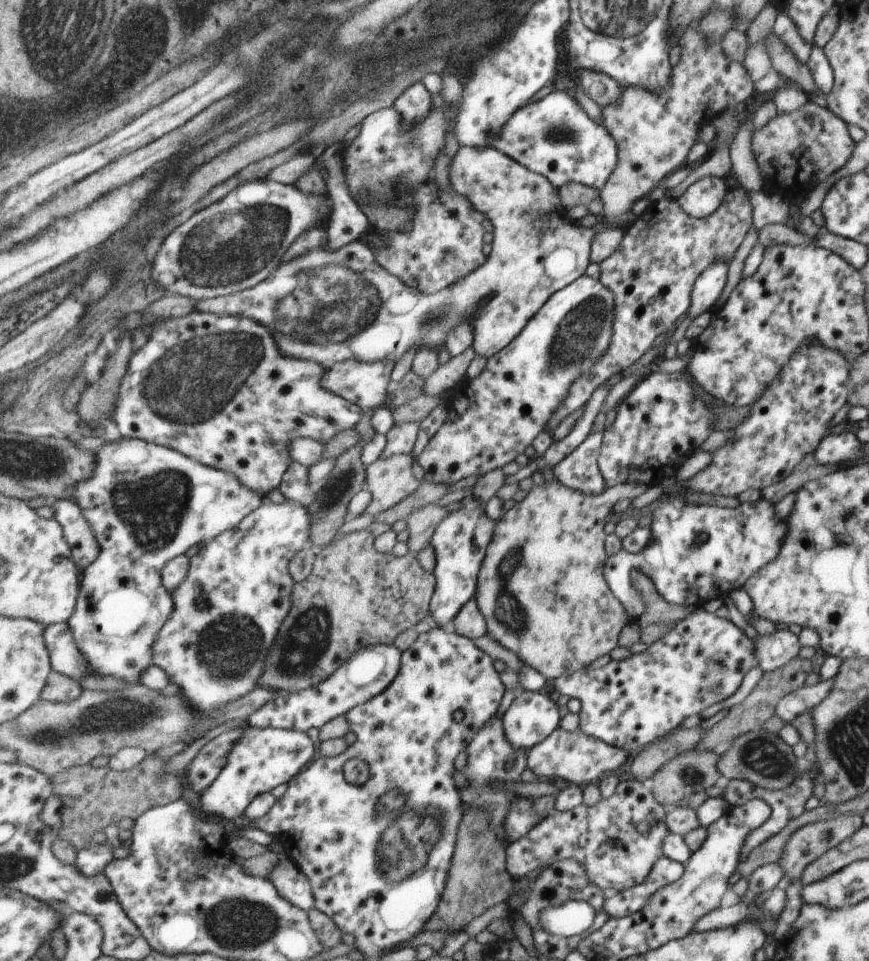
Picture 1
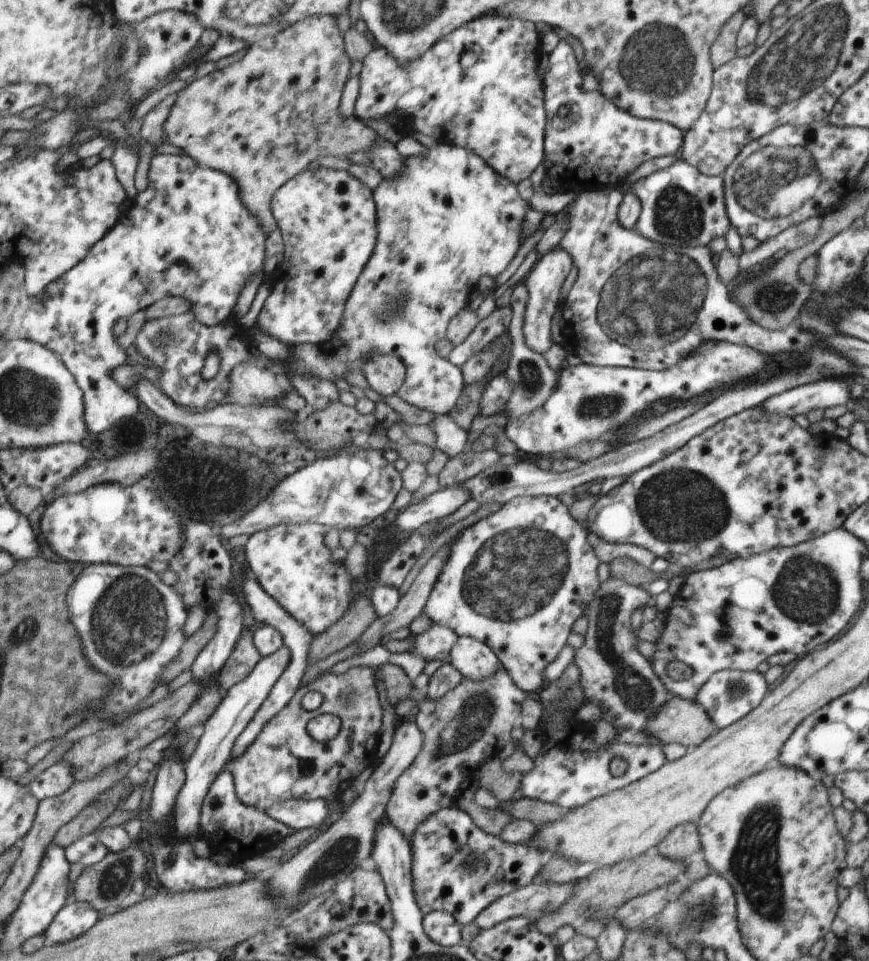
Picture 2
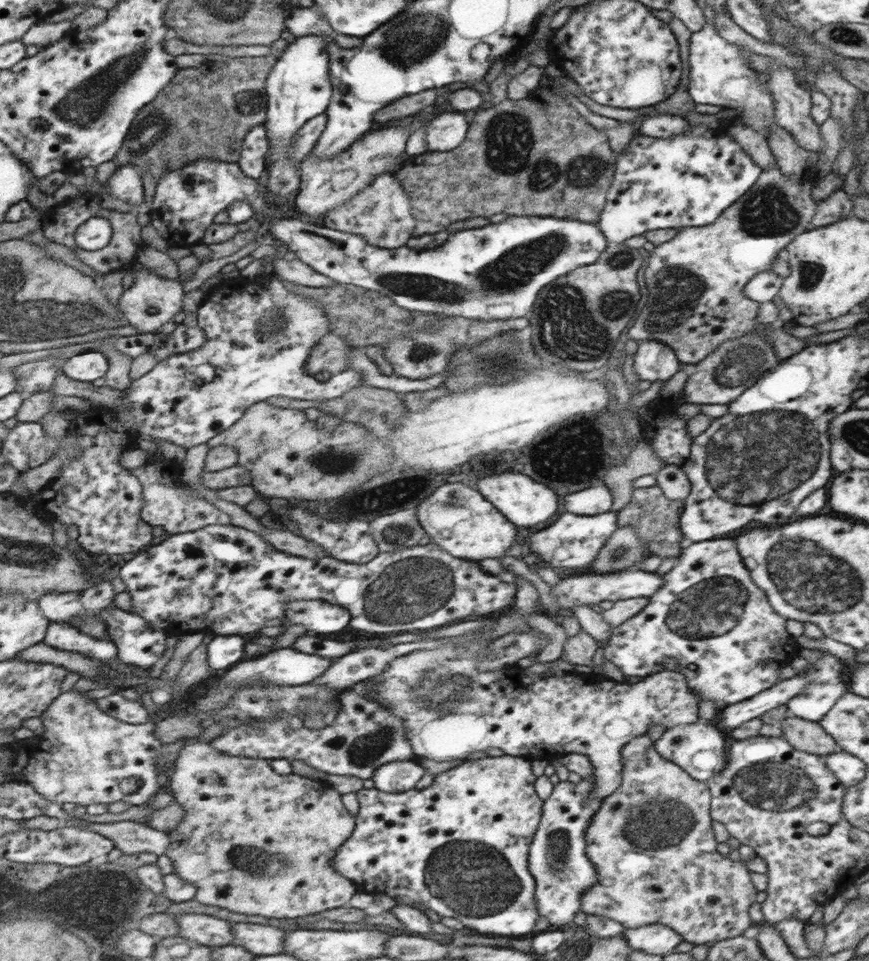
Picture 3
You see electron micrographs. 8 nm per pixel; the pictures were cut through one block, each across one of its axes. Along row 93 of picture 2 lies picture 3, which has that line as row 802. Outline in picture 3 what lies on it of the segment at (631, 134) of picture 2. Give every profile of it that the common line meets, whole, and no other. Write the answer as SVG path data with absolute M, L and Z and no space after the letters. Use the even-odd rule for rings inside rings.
M565 754L560 762L568 771L581 777L578 783L559 781L553 785L551 794L541 806L541 820L533 834L529 850L527 850L527 870L535 878L537 892L537 913L553 926L569 924L583 902L585 890L589 890L597 882L595 867L588 860L585 852L585 829L589 819L599 809L601 801L589 798L589 789L593 785L593 768L583 754Z

